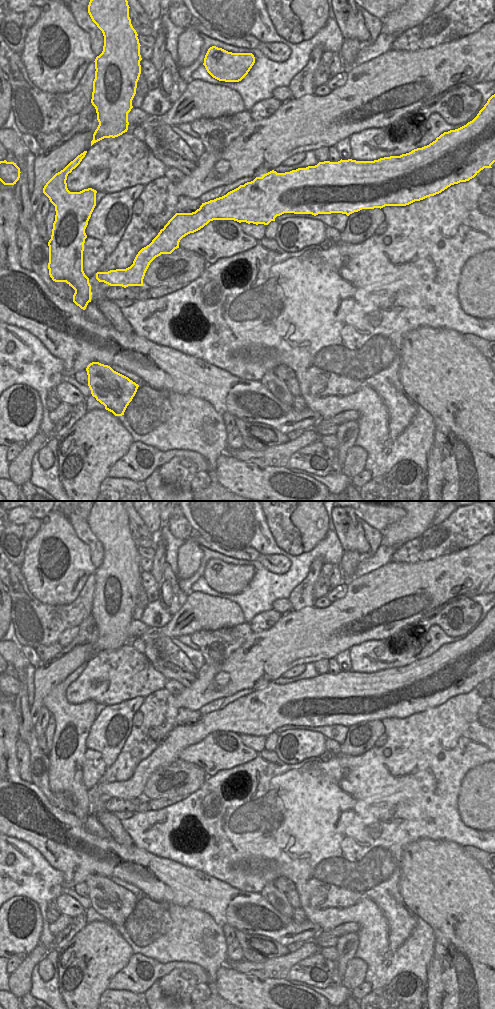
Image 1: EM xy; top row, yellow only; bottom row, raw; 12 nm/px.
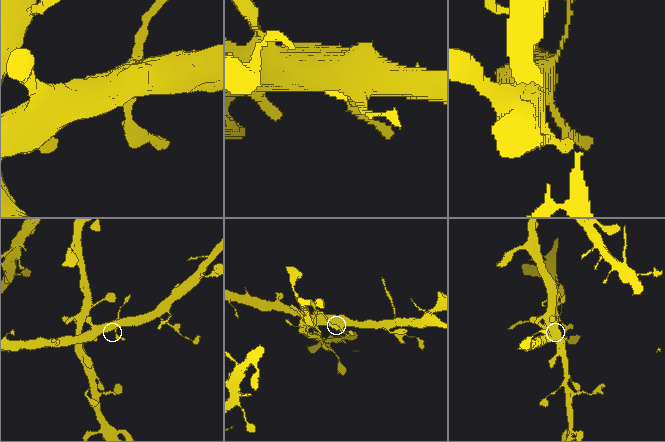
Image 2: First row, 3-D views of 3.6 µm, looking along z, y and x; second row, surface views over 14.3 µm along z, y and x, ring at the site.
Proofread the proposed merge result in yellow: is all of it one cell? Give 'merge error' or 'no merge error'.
merge error

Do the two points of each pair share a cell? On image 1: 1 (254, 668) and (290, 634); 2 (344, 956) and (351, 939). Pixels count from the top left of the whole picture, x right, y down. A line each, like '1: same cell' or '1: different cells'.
1: same cell
2: same cell

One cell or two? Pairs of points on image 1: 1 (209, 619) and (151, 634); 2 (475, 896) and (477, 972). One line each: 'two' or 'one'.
1: one
2: one

